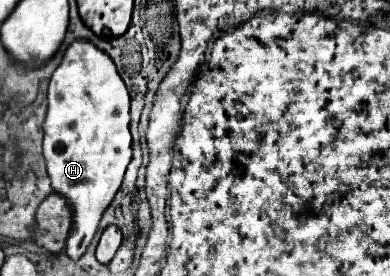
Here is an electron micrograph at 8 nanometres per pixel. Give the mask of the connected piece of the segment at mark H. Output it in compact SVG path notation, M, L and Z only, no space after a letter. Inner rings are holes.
M75 40L65 56L61 66L53 72L51 84L49 84L49 110L43 124L45 140L43 140L43 156L47 162L47 172L51 178L51 186L57 194L65 196L67 204L73 210L73 226L65 244L65 252L71 260L79 260L87 246L91 244L99 220L105 212L105 208L113 202L127 164L131 162L131 132L129 132L129 92L125 88L125 82L121 80L113 60L103 54L99 48L95 48L87 40Z

